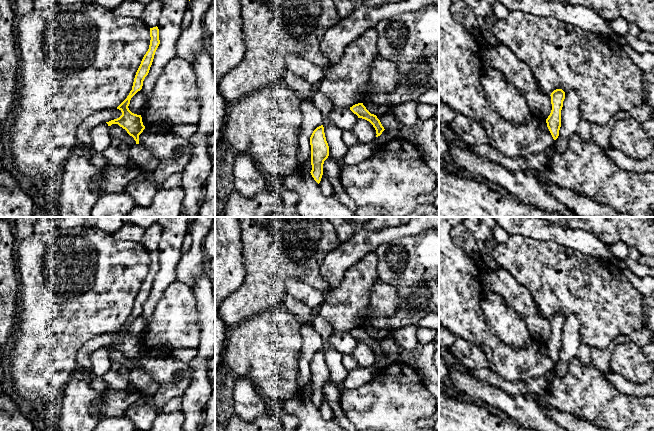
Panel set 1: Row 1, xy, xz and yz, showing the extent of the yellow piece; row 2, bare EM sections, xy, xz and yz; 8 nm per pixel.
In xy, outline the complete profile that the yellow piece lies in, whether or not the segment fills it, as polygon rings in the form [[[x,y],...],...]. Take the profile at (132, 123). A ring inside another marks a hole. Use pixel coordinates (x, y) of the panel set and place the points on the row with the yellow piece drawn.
[[[157,26],[150,28],[150,37],[151,40],[149,49],[144,55],[136,72],[132,90],[130,91],[127,98],[117,107],[117,109],[122,112],[122,115],[117,119],[106,122],[108,126],[111,126],[112,124],[118,124],[120,127],[125,129],[127,133],[134,138],[136,144],[139,144],[139,135],[143,132],[145,126],[143,125],[141,115],[132,113],[128,106],[130,104],[131,98],[142,89],[143,81],[149,73],[155,52],[160,44],[159,29]]]

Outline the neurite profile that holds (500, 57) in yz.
[[[505,45],[480,47],[483,67],[499,70],[526,98],[534,116],[546,120],[551,113],[551,96],[542,92],[531,68]]]

